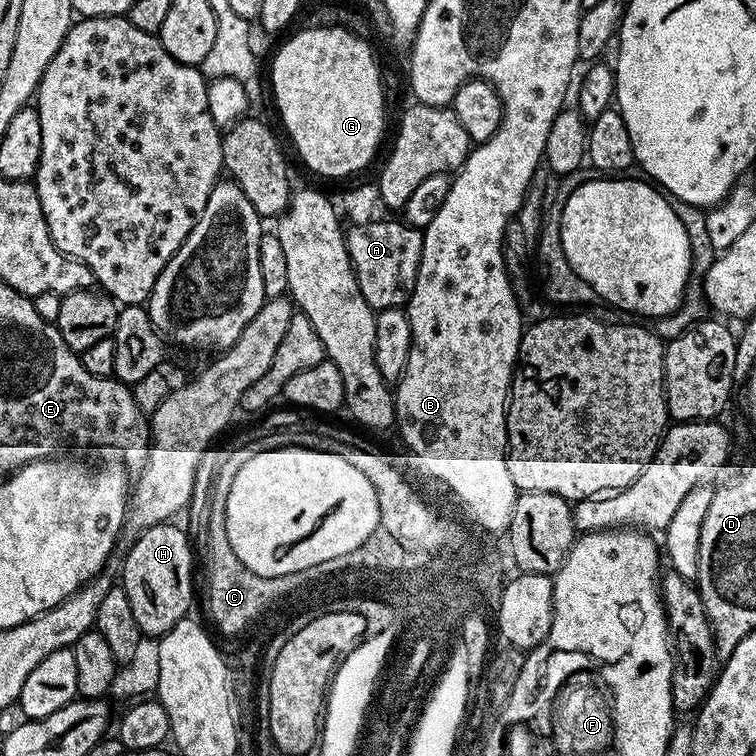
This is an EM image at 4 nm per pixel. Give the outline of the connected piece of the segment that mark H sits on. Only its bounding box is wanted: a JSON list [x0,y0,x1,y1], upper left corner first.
[122,522,194,638]

